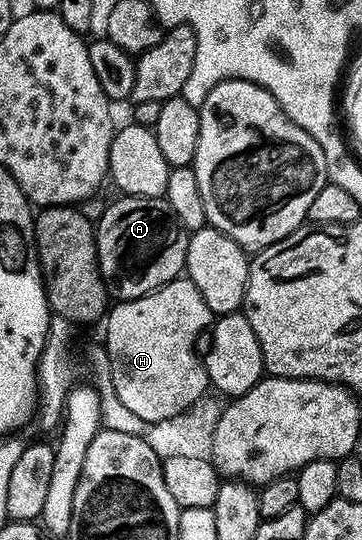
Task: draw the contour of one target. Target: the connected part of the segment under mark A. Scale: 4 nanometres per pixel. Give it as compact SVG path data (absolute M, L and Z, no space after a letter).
M128 197L118 198L103 214L97 217L95 242L99 252L99 270L103 276L103 282L107 285L108 294L116 302L132 301L141 295L149 295L162 285L174 281L184 272L187 263L187 239L188 230L173 215L173 207L163 197Z

